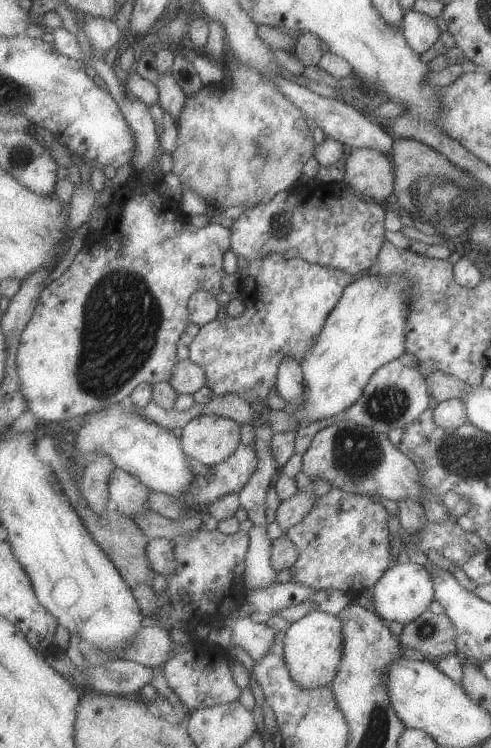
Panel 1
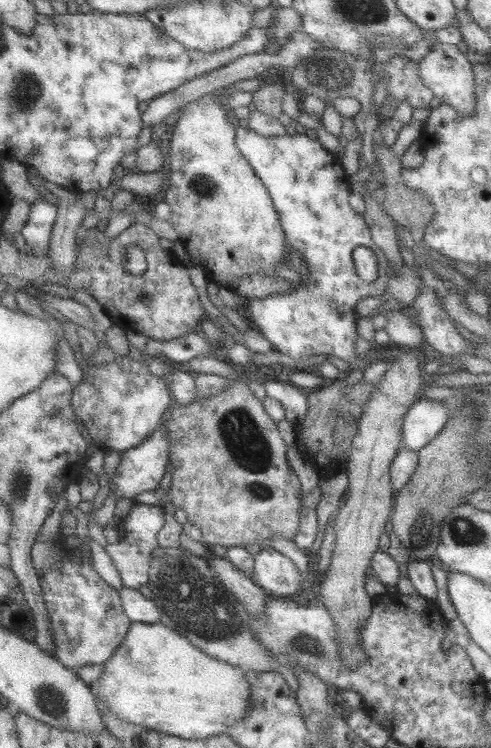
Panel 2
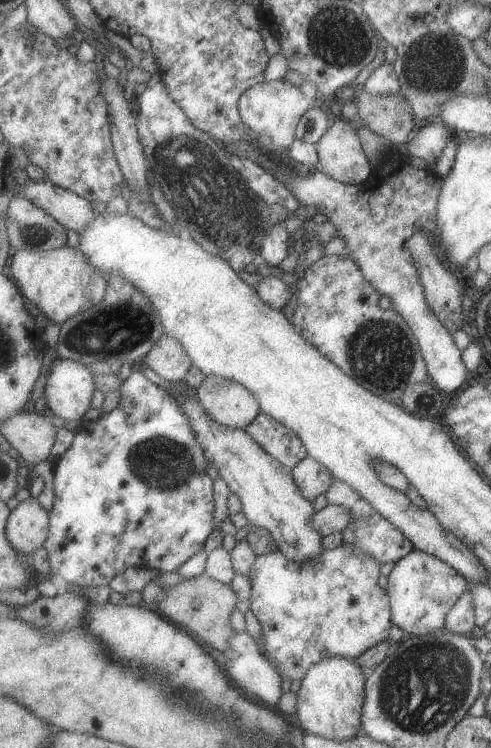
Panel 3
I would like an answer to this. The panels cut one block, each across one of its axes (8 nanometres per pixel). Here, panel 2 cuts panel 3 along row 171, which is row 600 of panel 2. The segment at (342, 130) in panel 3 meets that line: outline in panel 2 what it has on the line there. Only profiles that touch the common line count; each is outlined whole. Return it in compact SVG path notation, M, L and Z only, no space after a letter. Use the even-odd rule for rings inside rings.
M401 348L401 355L398 357L398 360L395 362L395 365L390 366L389 370L385 373L385 376L381 378L379 381L379 388L375 389L373 395L371 395L371 400L367 403L367 409L364 410L363 418L361 419L359 432L357 432L357 436L355 436L355 440L353 440L353 446L351 448L351 454L349 456L347 462L347 468L349 473L350 486L347 492L347 499L344 506L341 508L341 511L338 512L337 523L335 523L335 530L337 530L337 541L335 541L335 550L334 557L331 563L330 568L327 570L325 575L323 576L322 584L320 585L320 597L323 598L323 602L325 602L325 606L327 606L327 610L331 610L331 614L335 616L335 624L339 628L339 640L342 643L342 654L347 658L347 666L351 666L351 668L355 668L355 666L361 665L361 662L365 662L368 660L367 653L363 652L363 647L361 646L361 628L367 624L369 617L373 614L374 609L374 597L369 596L369 592L365 590L365 581L368 580L367 570L372 568L372 560L375 556L375 553L379 552L379 542L381 542L381 536L383 536L383 532L385 532L385 526L387 526L387 522L391 520L392 514L395 509L396 495L397 491L394 488L393 480L391 480L391 467L394 464L395 457L399 454L399 449L404 445L403 438L403 425L405 417L407 413L410 412L410 408L422 398L422 393L424 392L425 386L428 384L428 377L423 373L423 352L416 351L411 348Z

